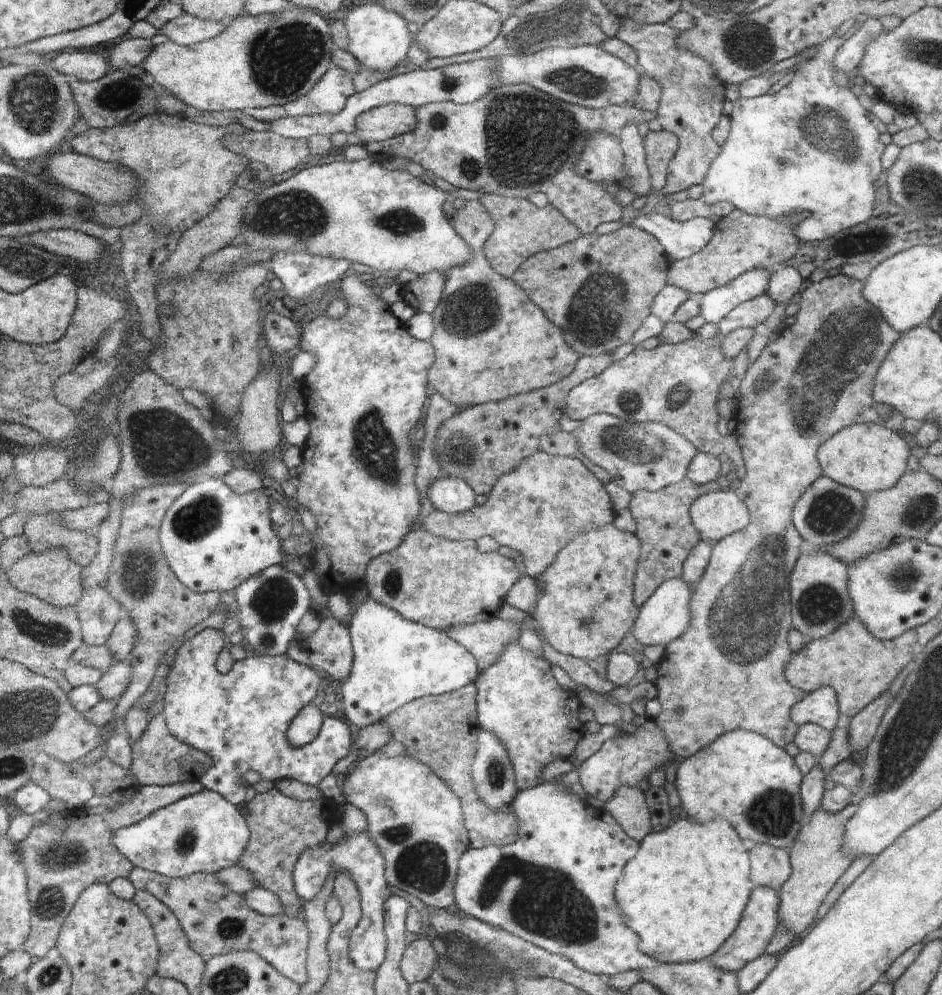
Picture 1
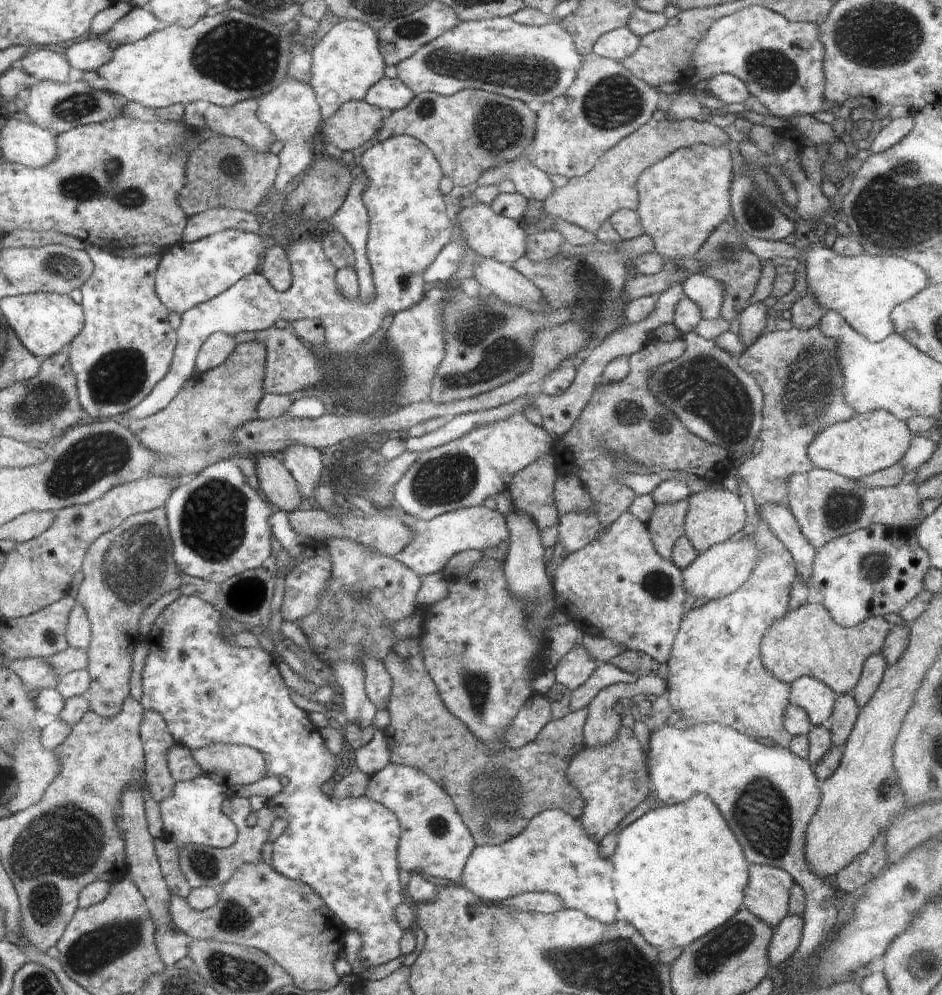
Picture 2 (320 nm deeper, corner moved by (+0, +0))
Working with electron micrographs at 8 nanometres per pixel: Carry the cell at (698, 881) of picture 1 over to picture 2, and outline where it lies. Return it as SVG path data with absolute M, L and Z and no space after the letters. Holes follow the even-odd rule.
M694 794L694 796L688 798L688 802L682 802L682 804L674 804L674 806L666 805L656 809L650 809L647 813L626 826L616 837L615 854L610 858L614 866L611 877L617 904L615 920L625 920L628 924L632 924L632 926L644 936L644 940L646 940L648 944L660 948L660 951L670 950L675 946L686 948L691 942L698 940L701 936L709 934L709 932L712 932L715 928L722 926L744 906L743 898L749 879L746 859L744 858L744 854L742 854L742 848L740 848L738 840L736 840L734 834L730 832L726 820L720 816L718 808L714 806L714 802L712 802L706 794Z

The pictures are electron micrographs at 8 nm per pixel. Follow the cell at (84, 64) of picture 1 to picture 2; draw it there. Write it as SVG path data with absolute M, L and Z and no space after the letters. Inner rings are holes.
M46 48L28 52L22 58L22 68L29 76L39 81L52 81L55 83L68 82L70 63L65 54L59 54Z

